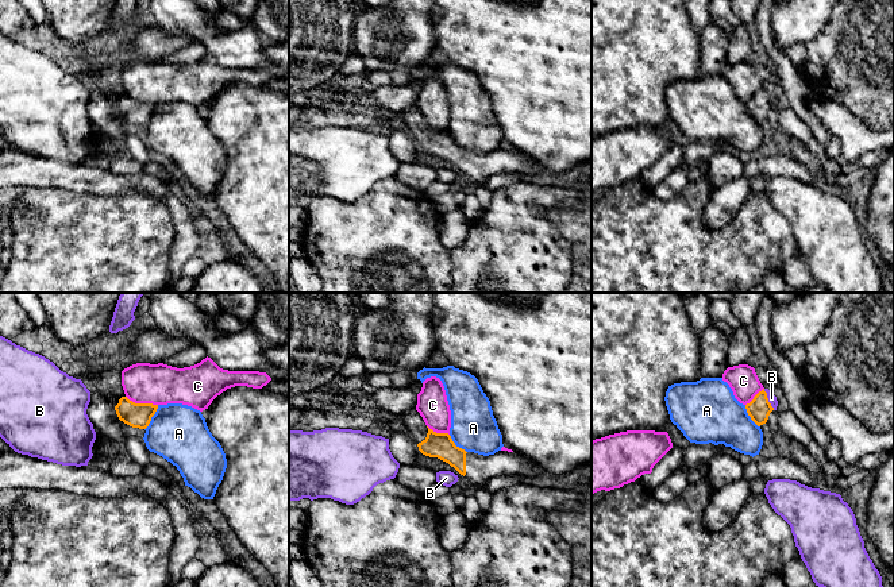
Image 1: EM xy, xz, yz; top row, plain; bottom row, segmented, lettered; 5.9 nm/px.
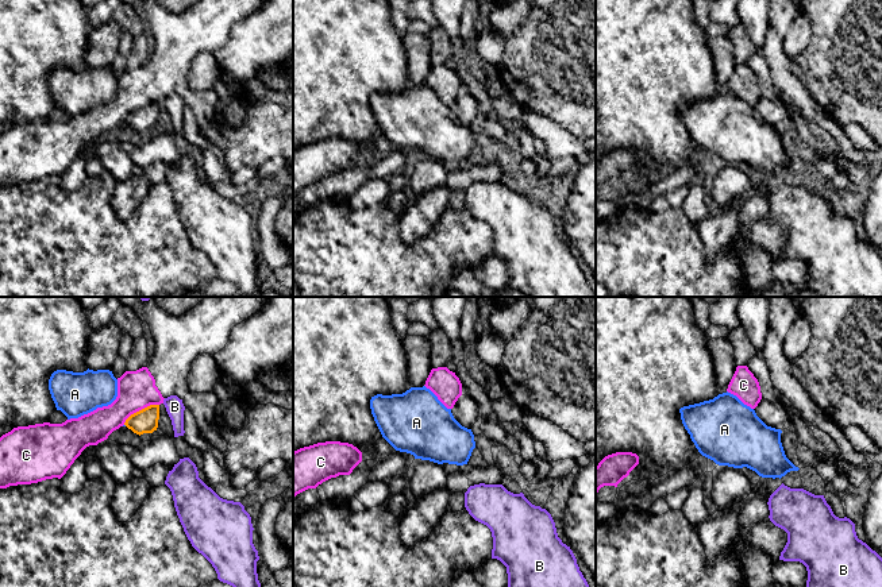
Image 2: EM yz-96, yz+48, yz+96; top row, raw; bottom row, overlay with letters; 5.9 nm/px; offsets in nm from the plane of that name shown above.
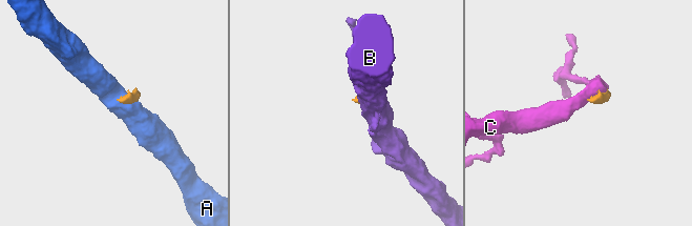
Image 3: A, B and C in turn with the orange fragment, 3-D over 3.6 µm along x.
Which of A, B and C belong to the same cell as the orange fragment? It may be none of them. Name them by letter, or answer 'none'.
none

